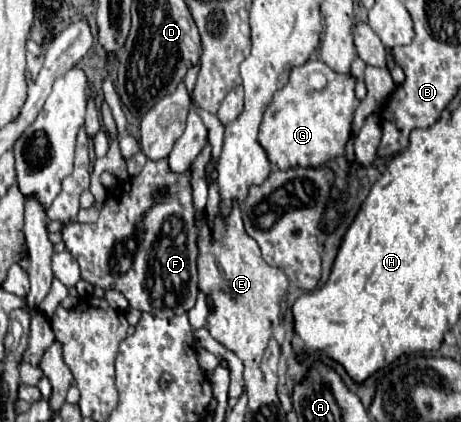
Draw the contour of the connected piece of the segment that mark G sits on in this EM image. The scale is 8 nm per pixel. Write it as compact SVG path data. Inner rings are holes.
M311 58L303 66L291 70L289 82L275 92L259 128L259 142L265 148L269 162L279 170L287 170L295 166L321 166L333 158L345 156L353 114L359 106L355 84L357 78L353 74L335 74L335 70L319 58ZM311 72L321 72L327 78L323 90L313 90L309 86Z

